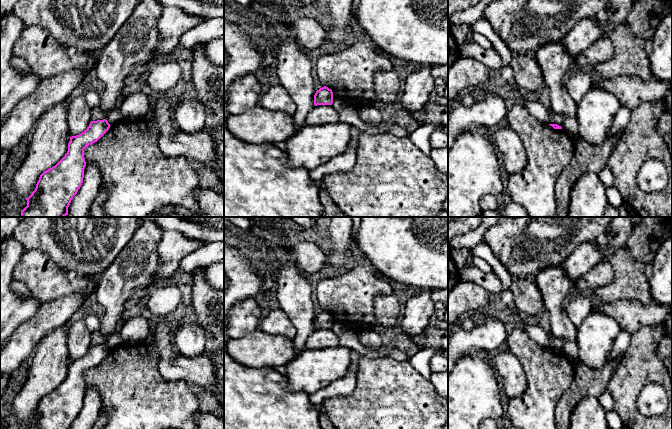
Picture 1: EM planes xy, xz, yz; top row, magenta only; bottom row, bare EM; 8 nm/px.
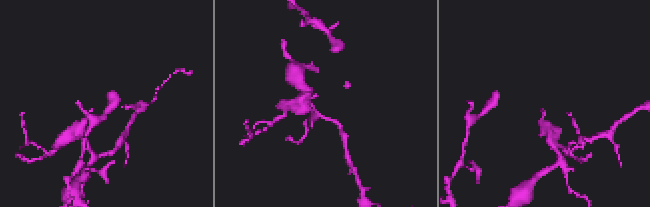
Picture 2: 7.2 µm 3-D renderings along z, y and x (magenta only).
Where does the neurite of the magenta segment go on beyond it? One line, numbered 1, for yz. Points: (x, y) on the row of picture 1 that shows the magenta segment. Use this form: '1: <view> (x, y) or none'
1: none

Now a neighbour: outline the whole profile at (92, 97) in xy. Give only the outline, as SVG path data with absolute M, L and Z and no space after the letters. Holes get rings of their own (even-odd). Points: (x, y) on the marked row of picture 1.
M90 89L89 91L87 91L85 93L84 96L86 99L86 103L88 104L88 106L91 109L96 109L99 107L99 105L100 105L100 94L97 91Z

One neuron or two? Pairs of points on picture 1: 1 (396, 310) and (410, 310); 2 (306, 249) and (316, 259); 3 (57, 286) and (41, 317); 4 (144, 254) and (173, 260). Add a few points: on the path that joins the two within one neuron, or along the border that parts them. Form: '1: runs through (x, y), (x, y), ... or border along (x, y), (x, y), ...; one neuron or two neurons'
1: border along (403, 307), (398, 326), (399, 332); two neurons
2: runs through (308, 251), (314, 257); one neuron
3: border along (71, 293), (42, 303); two neurons
4: border along (162, 234), (155, 271), (159, 281); two neurons

